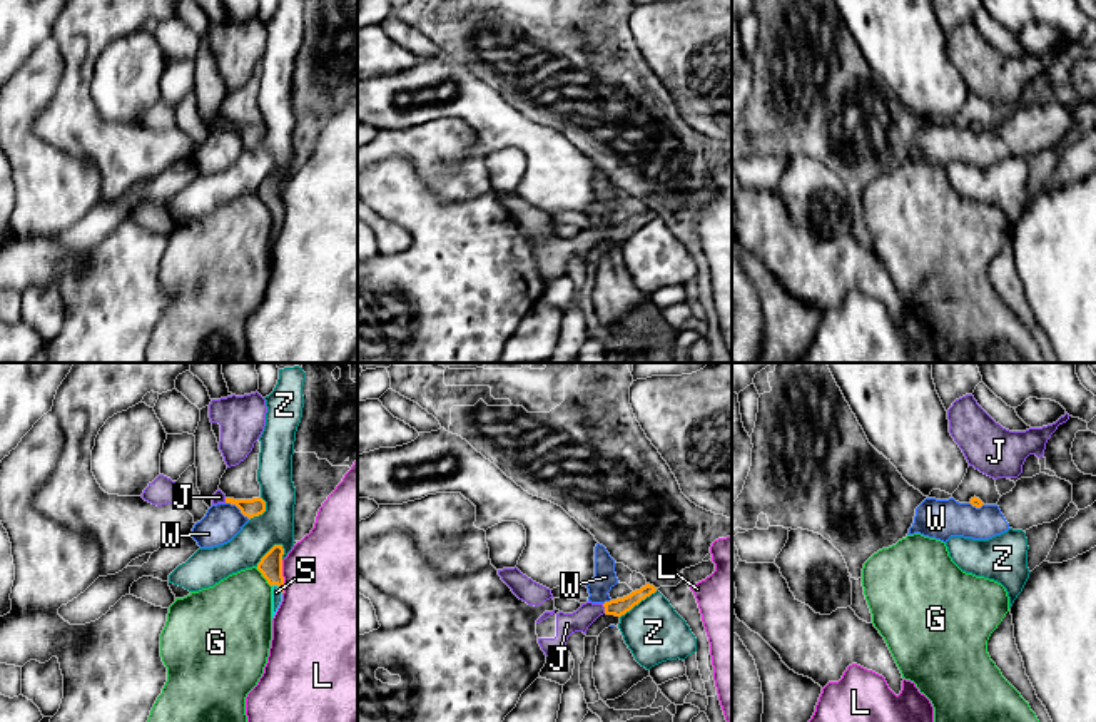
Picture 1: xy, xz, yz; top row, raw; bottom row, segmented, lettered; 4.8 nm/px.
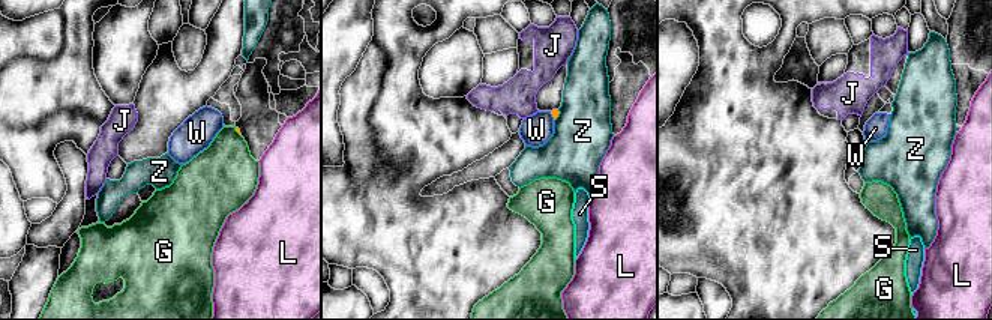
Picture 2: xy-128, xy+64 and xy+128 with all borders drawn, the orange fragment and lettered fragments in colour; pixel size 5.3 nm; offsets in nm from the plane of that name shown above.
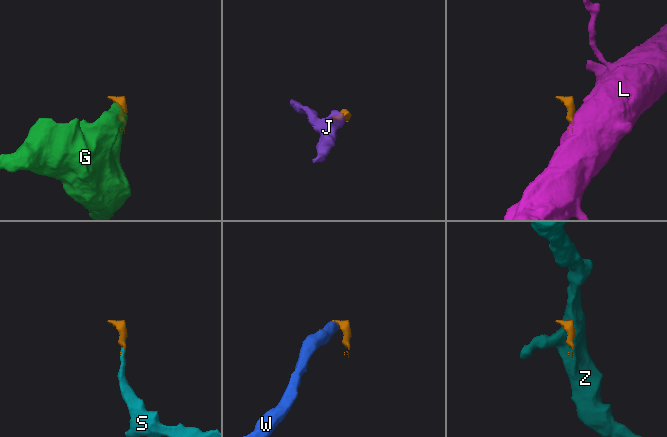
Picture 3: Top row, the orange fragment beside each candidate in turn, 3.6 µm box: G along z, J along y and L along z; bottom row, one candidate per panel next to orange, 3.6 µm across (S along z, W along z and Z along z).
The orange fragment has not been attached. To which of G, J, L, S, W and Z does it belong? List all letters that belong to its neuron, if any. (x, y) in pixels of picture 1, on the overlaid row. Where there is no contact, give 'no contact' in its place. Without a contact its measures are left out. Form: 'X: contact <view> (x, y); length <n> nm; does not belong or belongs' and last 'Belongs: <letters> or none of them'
G: contact xy (263, 575); length 130 nm; does not belong
J: contact xz (605, 609); length 50 nm; belongs
L: contact xy (283, 577); length 170 nm; does not belong
S: contact xy (278, 585); length 70 nm; belongs
W: contact xy (238, 507); length 150 nm; does not belong
Z: contact xy (268, 552); length 170 nm; does not belong
Belongs: J, S

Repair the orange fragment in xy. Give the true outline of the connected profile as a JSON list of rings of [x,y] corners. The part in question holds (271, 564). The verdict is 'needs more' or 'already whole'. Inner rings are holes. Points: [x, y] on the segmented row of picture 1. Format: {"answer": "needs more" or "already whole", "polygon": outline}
{"answer": "needs more", "polygon": [[[274,545],[257,563],[257,570],[272,587],[272,618],[282,602],[284,593],[284,577],[282,577],[282,545]]]}

